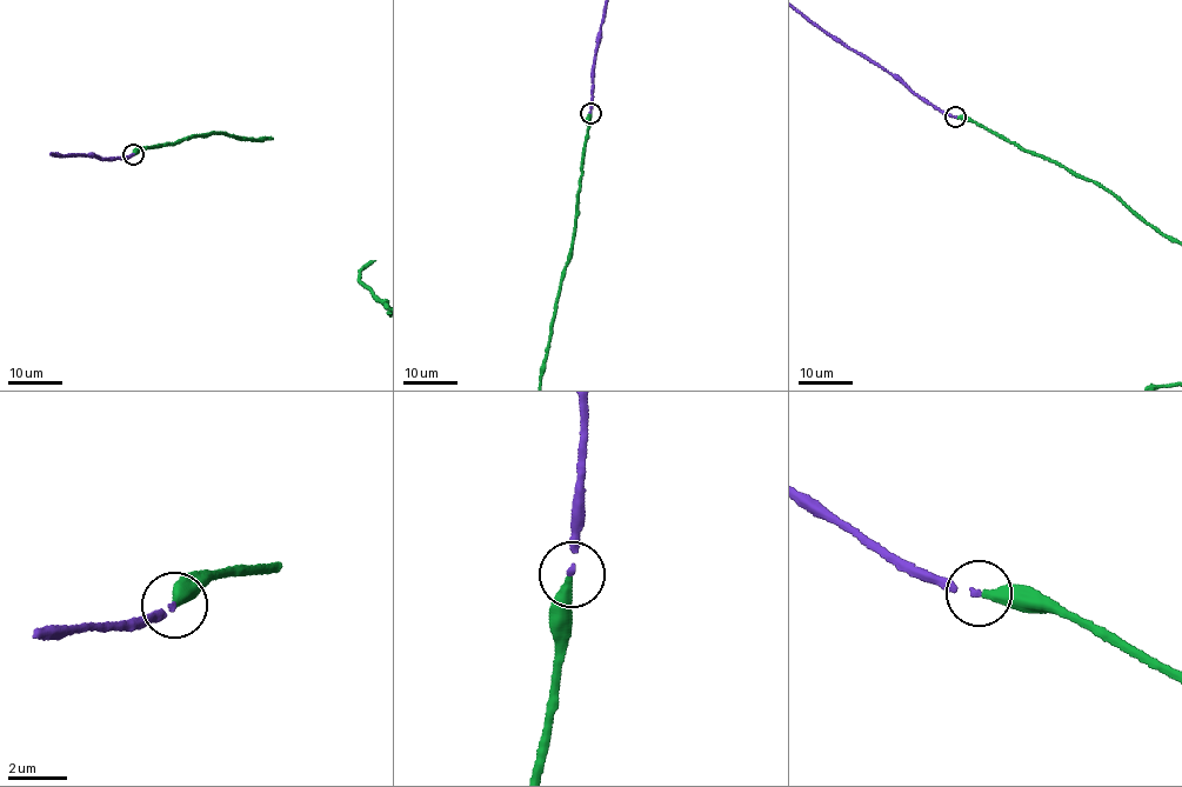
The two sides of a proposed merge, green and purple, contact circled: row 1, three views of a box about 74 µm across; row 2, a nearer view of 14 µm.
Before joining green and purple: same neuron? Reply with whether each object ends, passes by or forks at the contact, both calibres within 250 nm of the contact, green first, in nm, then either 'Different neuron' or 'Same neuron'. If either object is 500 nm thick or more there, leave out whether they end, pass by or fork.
At the ring green ends. At the ring purple ends. Thickness 360 nm (green) against 120 nm. Same neuron

